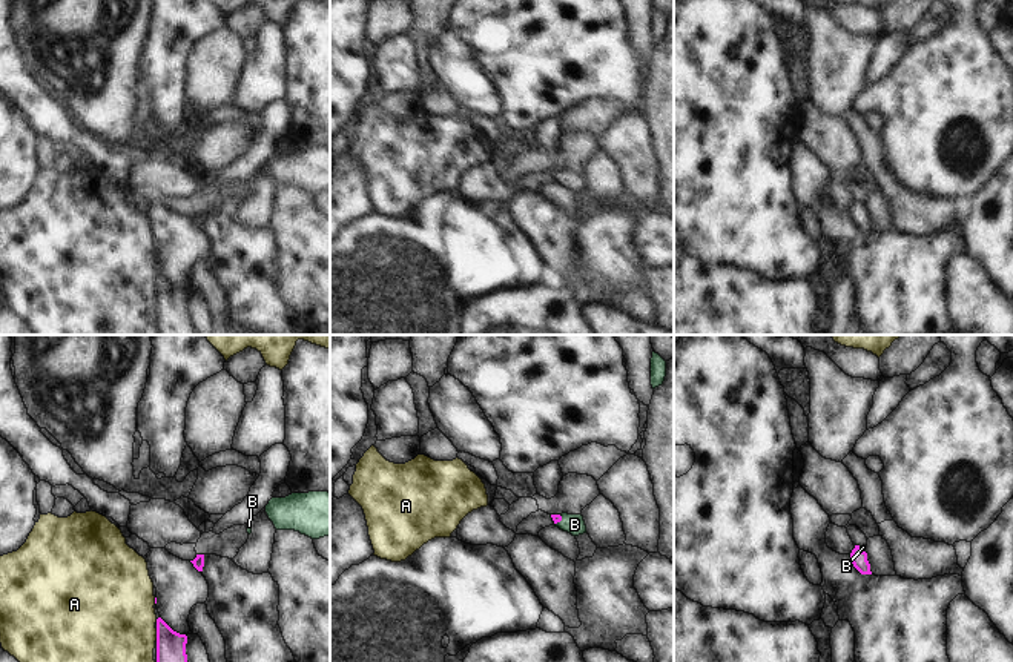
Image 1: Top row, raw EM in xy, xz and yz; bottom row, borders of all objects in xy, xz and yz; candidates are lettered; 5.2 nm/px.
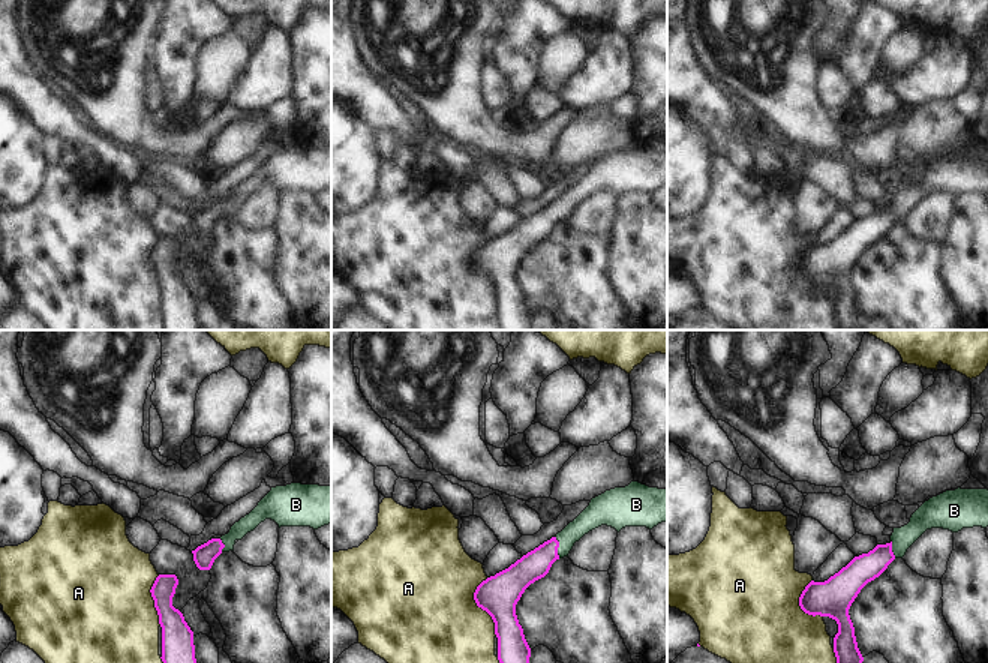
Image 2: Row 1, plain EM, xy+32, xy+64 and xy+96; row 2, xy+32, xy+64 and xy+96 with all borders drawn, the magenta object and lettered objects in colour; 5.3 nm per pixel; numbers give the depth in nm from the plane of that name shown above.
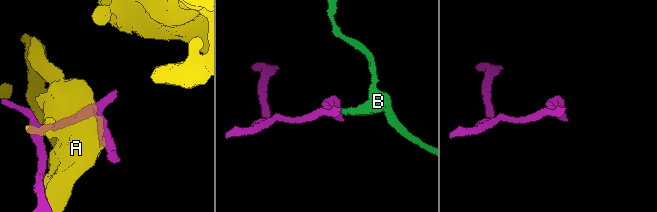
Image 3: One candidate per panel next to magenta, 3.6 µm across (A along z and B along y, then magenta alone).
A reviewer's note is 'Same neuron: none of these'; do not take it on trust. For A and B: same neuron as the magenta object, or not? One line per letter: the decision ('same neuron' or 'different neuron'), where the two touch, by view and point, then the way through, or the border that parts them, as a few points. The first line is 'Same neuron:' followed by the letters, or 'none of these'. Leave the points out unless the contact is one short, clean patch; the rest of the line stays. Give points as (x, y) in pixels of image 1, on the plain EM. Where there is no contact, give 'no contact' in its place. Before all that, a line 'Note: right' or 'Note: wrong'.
Note: wrong
Same neuron: B
A: different neuron; meets magenta in xy at (157, 291)
B: same neuron; meets magenta in xz at (559, 177); runs through xz (556, 174), (559, 177), (574, 180)

